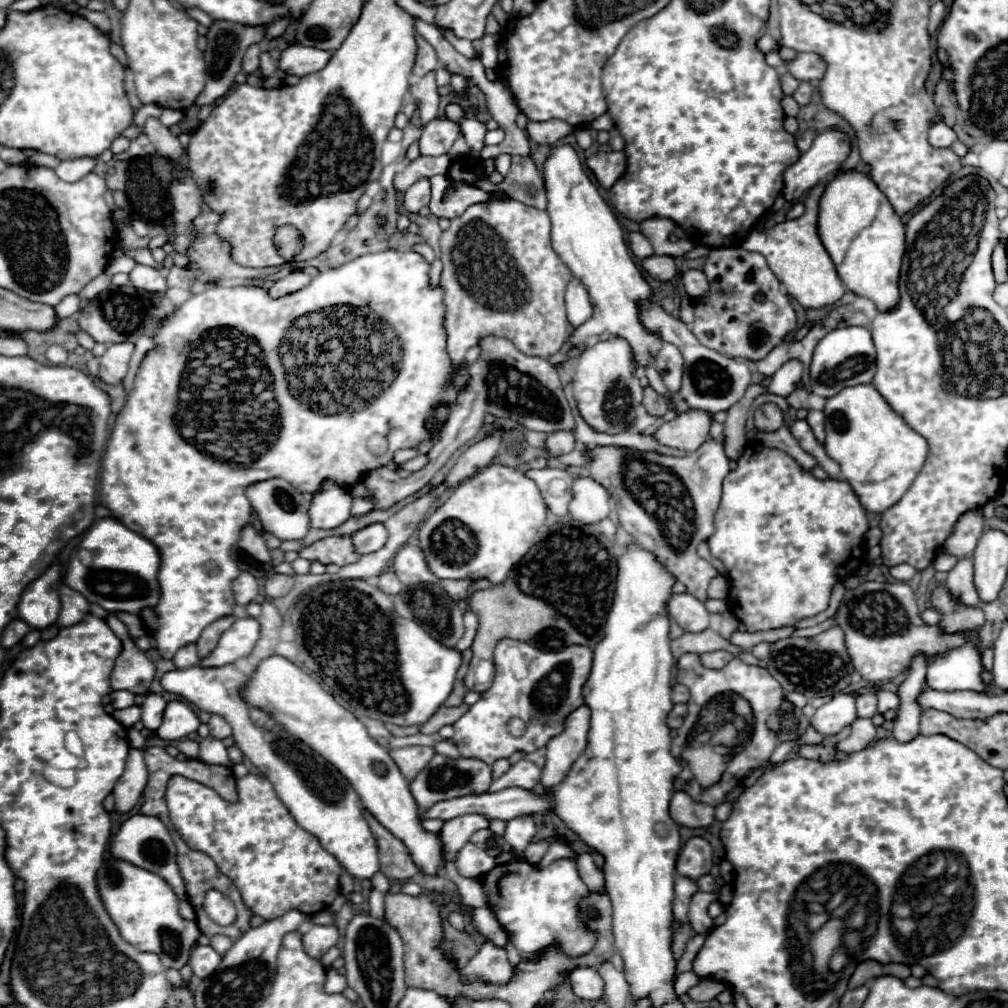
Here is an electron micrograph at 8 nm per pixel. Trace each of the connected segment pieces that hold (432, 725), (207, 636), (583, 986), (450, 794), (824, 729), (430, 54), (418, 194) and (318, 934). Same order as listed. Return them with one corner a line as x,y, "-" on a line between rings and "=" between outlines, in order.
460,703
458,707
440,707
438,713
426,725
420,727
420,731
422,733
436,733
444,725
454,725
466,711
468,711
468,705
466,703
=
222,617
222,619
214,621
212,625
208,625
208,627
202,631
202,635
200,635
198,643
196,643
200,659
204,659
206,655
210,655
210,651
212,651
212,649
216,647
216,643
218,643
220,635
222,635
232,623
234,623
234,617
=
580,967
580,969
572,971
570,985
572,985
572,991
586,1001
596,1003
596,1001
604,999
604,981
596,969
=
434,755
434,759
430,759
430,763
410,783
410,791
416,799
416,803
420,805
420,809
428,811
434,803
444,801
444,799
486,793
490,783
492,783
492,769
488,763
482,763
480,759
466,759
466,757
450,759
444,755
=
846,693
834,695
834,699
826,705
822,705
814,717
812,717
812,727
820,735
836,735
840,733
846,725
852,725
856,719
856,707
854,707
854,697
=
422,37
416,39
416,45
418,45
418,53
416,53
416,63
414,63
414,73
422,77
438,67
438,59
436,59
434,47
426,43
=
420,179
418,183
414,183
404,197
404,209
410,213
420,211
424,205
428,205
430,201
430,179
=
310,925
302,937
304,951
310,957
320,959
330,947
334,947
340,939
336,925

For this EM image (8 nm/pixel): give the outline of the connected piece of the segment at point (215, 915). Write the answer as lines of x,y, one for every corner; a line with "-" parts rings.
206,891
202,907
206,915
218,925
230,925
234,921
234,903
220,891

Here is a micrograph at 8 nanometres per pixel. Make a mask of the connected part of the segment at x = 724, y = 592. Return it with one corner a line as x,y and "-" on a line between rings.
722,575
714,577
708,587
708,597
710,599
728,599
728,579

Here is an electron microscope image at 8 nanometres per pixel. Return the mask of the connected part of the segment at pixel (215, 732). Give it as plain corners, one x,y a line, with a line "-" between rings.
212,715
212,719
210,719
208,727
210,727
210,735
212,735
212,737
216,737
216,739
226,739
226,737
230,737
230,735
232,735
230,725
228,725
220,715

